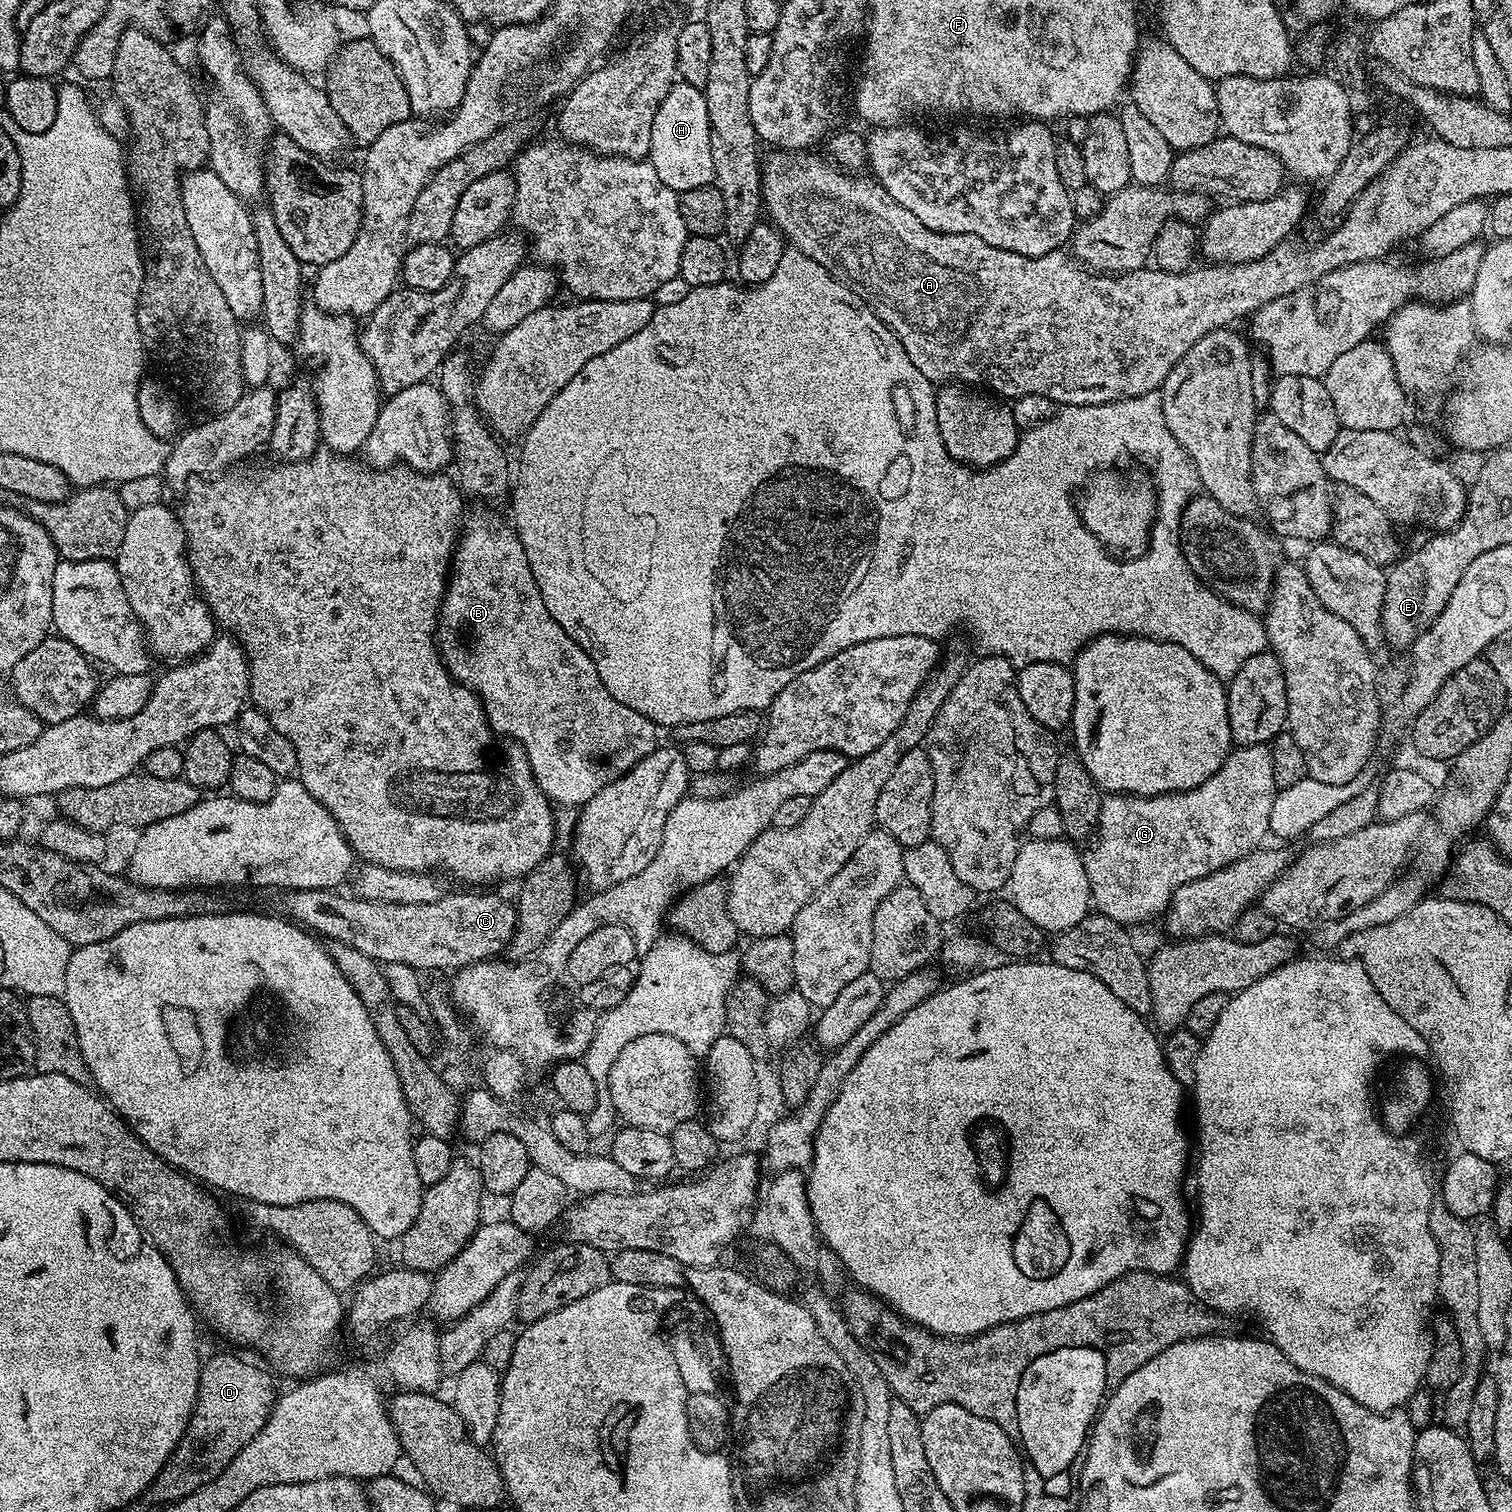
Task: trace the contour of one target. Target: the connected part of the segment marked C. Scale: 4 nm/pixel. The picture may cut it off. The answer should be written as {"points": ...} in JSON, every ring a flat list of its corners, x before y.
{"points":[[274,888,271,889,267,893,268,900,270,903,273,904,276,909,279,910,281,913,287,914,293,921,299,922,301,925,304,925,307,929,313,930,319,937,325,938,324,936,329,936,327,939,329,941,338,943,338,944,345,944,346,946,354,946,354,950,359,950,361,954,366,954,366,958,370,958,371,960,375,960,379,962,381,965,387,966,389,964,405,964,406,966,410,966,417,970,424,970,424,968,452,968,451,970,459,970,465,968,468,964,477,964,479,960,491,960,493,958,499,957,501,953,507,949,508,943,512,941,512,935,514,934,514,930,516,929,516,906,515,903,511,899,503,900,500,896,495,896,492,893,492,890,460,890,464,892,452,892,449,894,442,894,440,895,434,902,422,902,422,906,406,906,405,904,391,904,390,902,374,902,373,900,361,900,359,896,355,894,349,894,349,896,343,896,343,891,340,890,333,890,330,888,311,888,310,890,294,890,293,888]]}

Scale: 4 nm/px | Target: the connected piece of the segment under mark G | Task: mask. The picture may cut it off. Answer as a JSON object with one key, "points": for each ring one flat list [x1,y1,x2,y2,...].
{"points":[[1255,744,1245,748,1233,747,1228,757,1225,758,1224,765,1213,776,1206,778,1206,782,1202,782,1202,786,1198,786,1194,790,1167,792,1161,796,1105,795,1100,802,1100,824,1096,827,1094,833,1096,845,1093,846,1092,853,1087,853,1083,857,1086,874,1089,876,1091,903,1094,905,1095,911,1125,926,1140,924,1143,920,1150,919,1151,916,1157,915,1156,917,1159,917,1167,909,1168,903,1172,900,1172,895,1178,890,1178,886,1182,886,1186,882,1194,882,1214,870,1218,870,1238,858,1242,858,1247,852,1252,852,1265,843,1264,835,1268,836,1270,832,1270,812,1271,807,1274,806,1277,791,1278,789,1274,782,1274,758,1272,757,1271,747,1266,744]]}

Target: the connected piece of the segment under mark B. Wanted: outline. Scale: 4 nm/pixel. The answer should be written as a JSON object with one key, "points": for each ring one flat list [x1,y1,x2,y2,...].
{"points":[[488,508,471,512,463,517,444,600,436,616,434,639,440,658,454,679,480,697,493,729,523,746,538,786,553,805,582,806,658,747,657,725,613,698,598,678,590,654,582,646,574,646,570,634,550,618,513,525]]}

